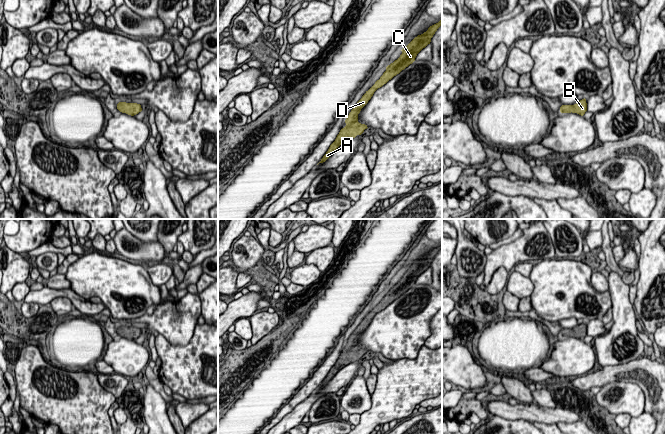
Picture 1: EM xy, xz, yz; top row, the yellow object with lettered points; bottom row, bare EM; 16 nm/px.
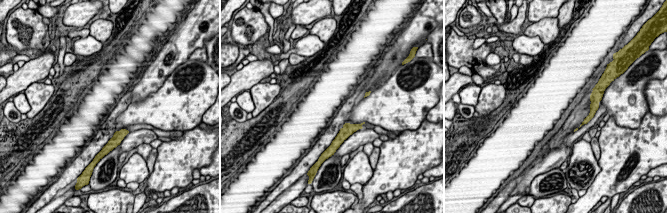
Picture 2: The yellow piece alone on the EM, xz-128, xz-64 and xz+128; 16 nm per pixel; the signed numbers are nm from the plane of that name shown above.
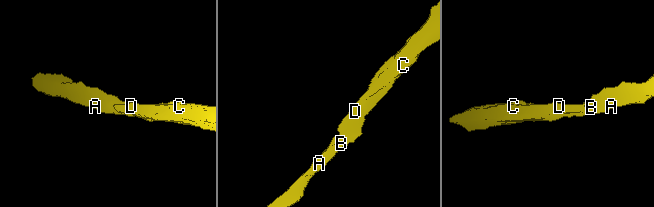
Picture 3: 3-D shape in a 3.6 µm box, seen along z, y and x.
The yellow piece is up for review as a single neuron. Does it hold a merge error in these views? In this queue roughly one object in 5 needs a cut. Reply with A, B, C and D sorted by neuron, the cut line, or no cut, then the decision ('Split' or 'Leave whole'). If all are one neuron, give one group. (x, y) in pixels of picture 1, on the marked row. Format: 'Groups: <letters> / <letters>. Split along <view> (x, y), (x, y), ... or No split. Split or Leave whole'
Groups: A B C D. No split. Leave whole

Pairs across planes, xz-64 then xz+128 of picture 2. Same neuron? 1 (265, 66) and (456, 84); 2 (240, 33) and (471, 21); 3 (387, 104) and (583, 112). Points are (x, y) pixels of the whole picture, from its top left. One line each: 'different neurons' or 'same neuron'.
1: same neuron
2: same neuron
3: different neurons

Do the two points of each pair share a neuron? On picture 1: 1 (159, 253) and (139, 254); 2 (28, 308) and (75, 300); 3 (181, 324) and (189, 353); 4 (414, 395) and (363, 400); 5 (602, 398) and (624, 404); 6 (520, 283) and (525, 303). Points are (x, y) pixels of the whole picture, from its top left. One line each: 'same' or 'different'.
1: same
2: different
3: different
4: different
5: same
6: different

